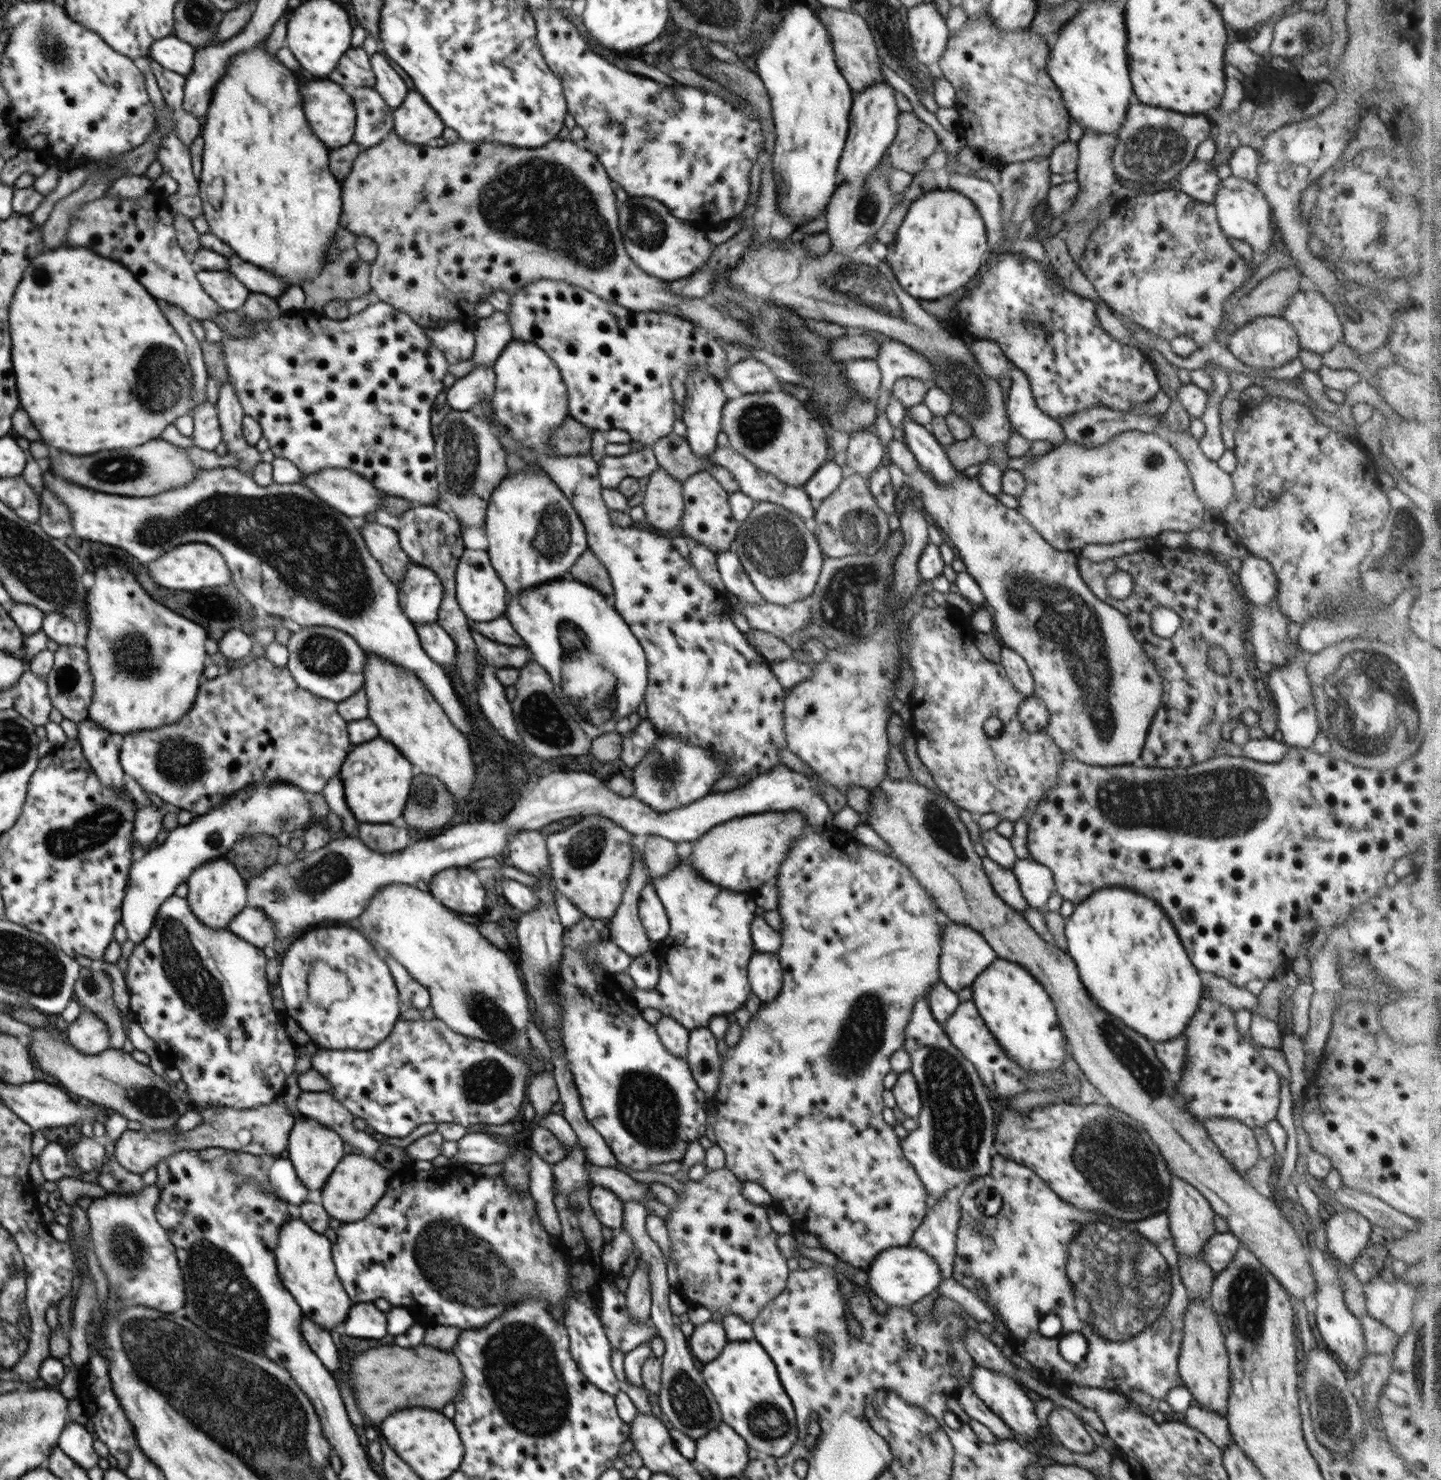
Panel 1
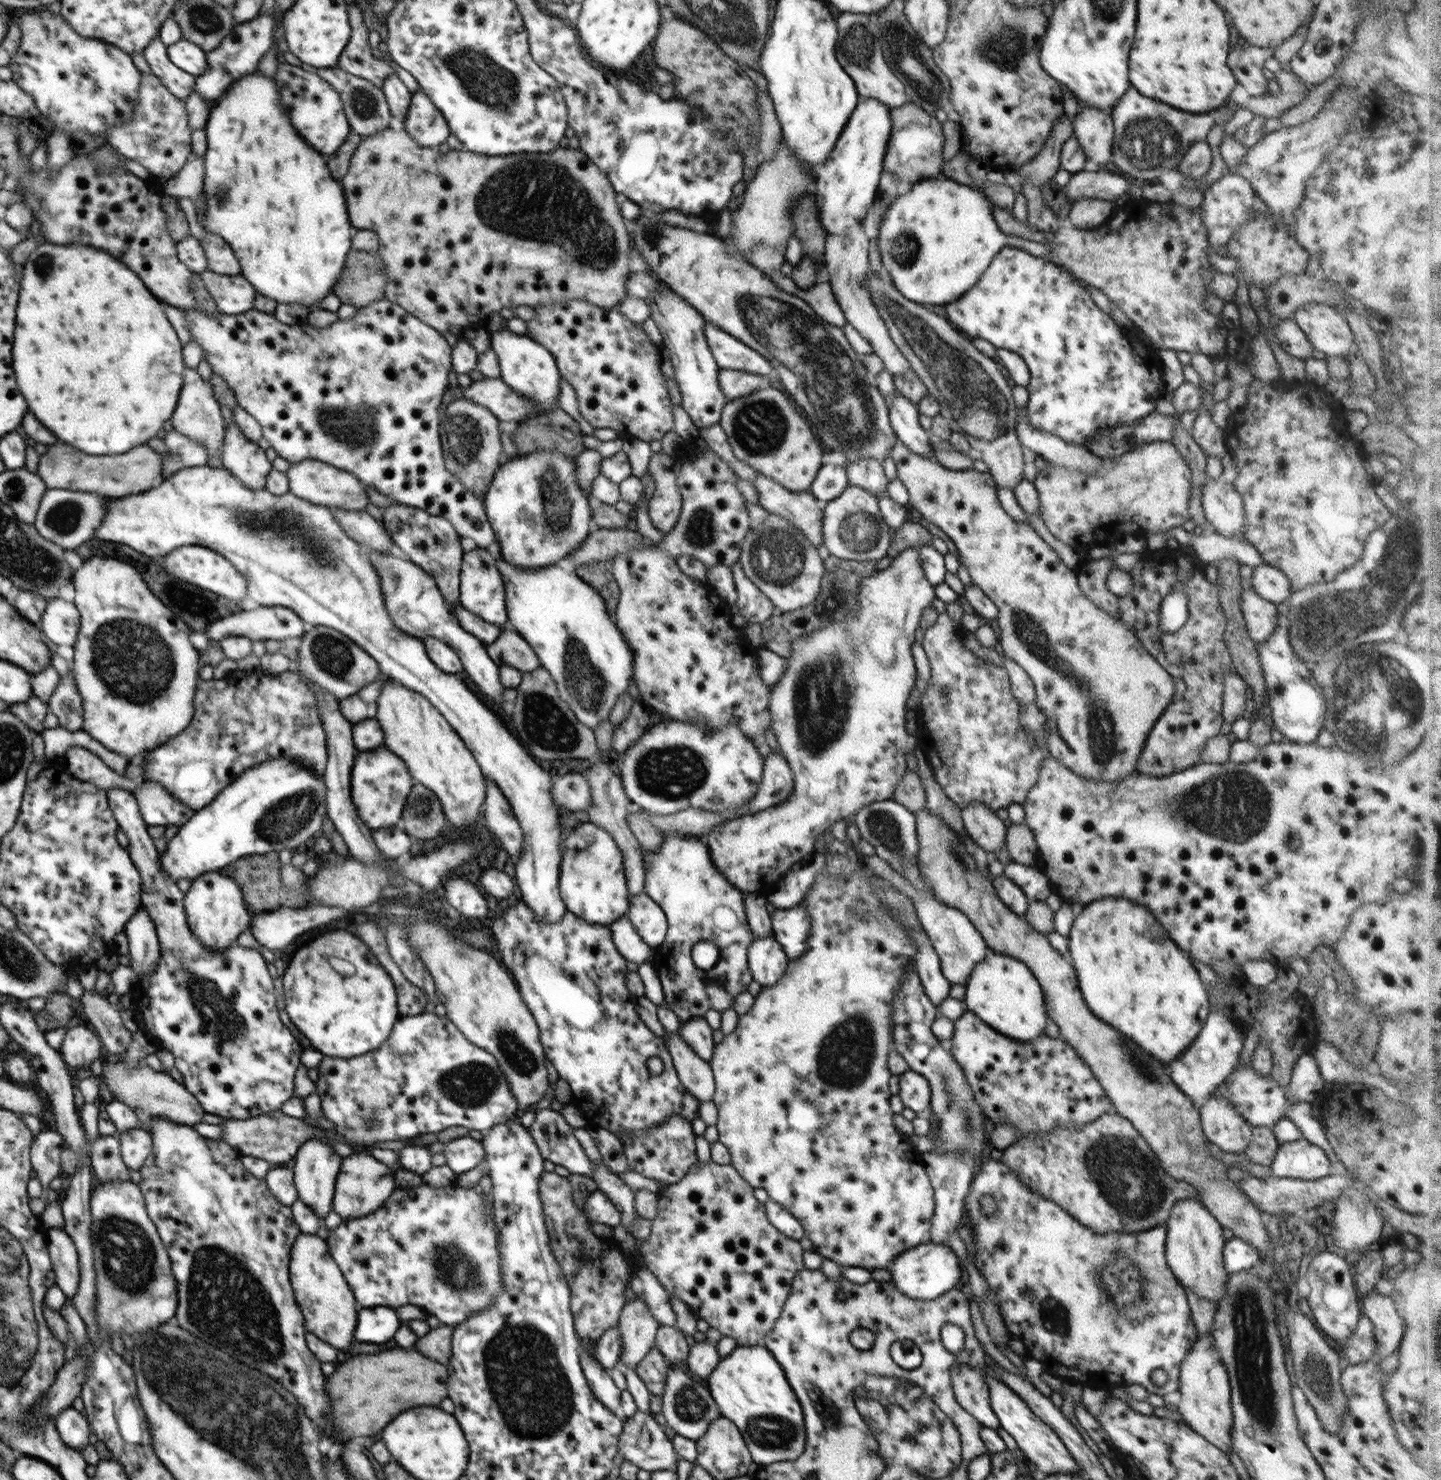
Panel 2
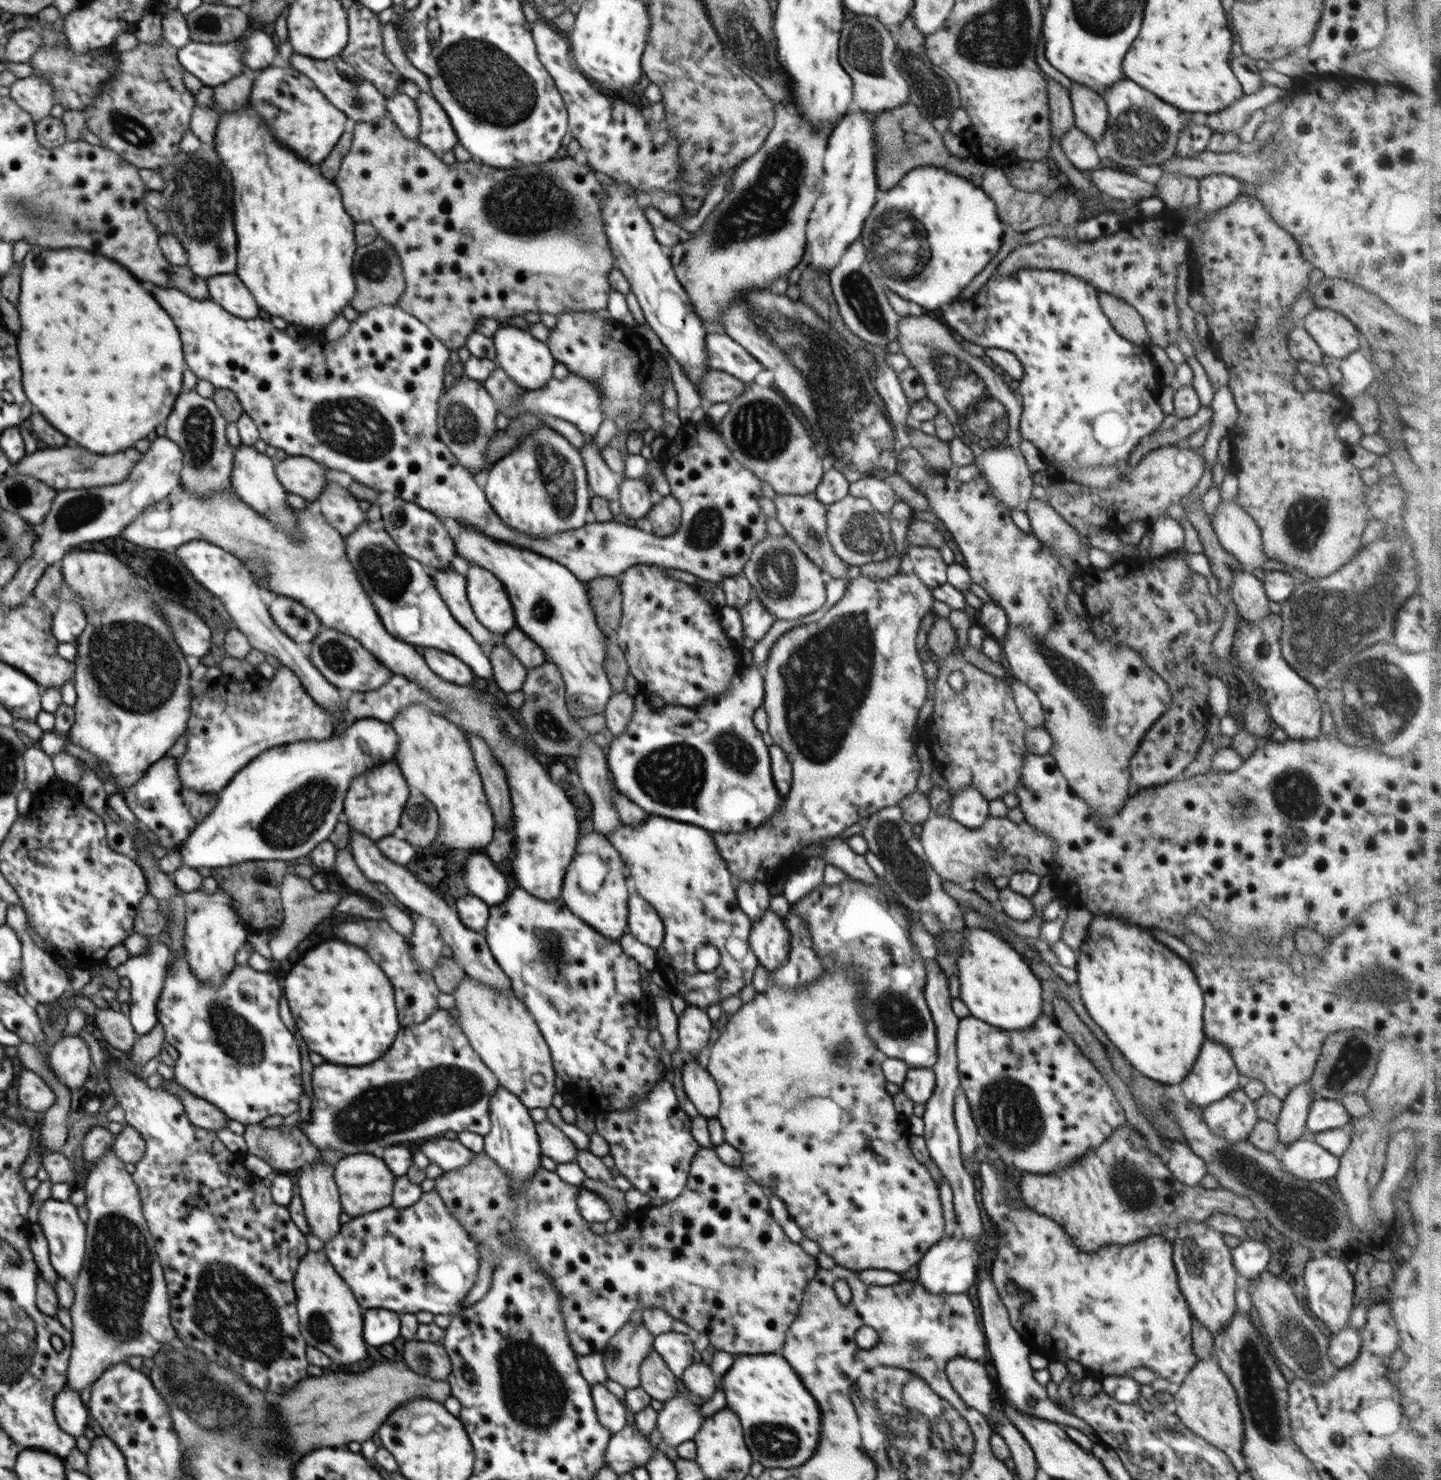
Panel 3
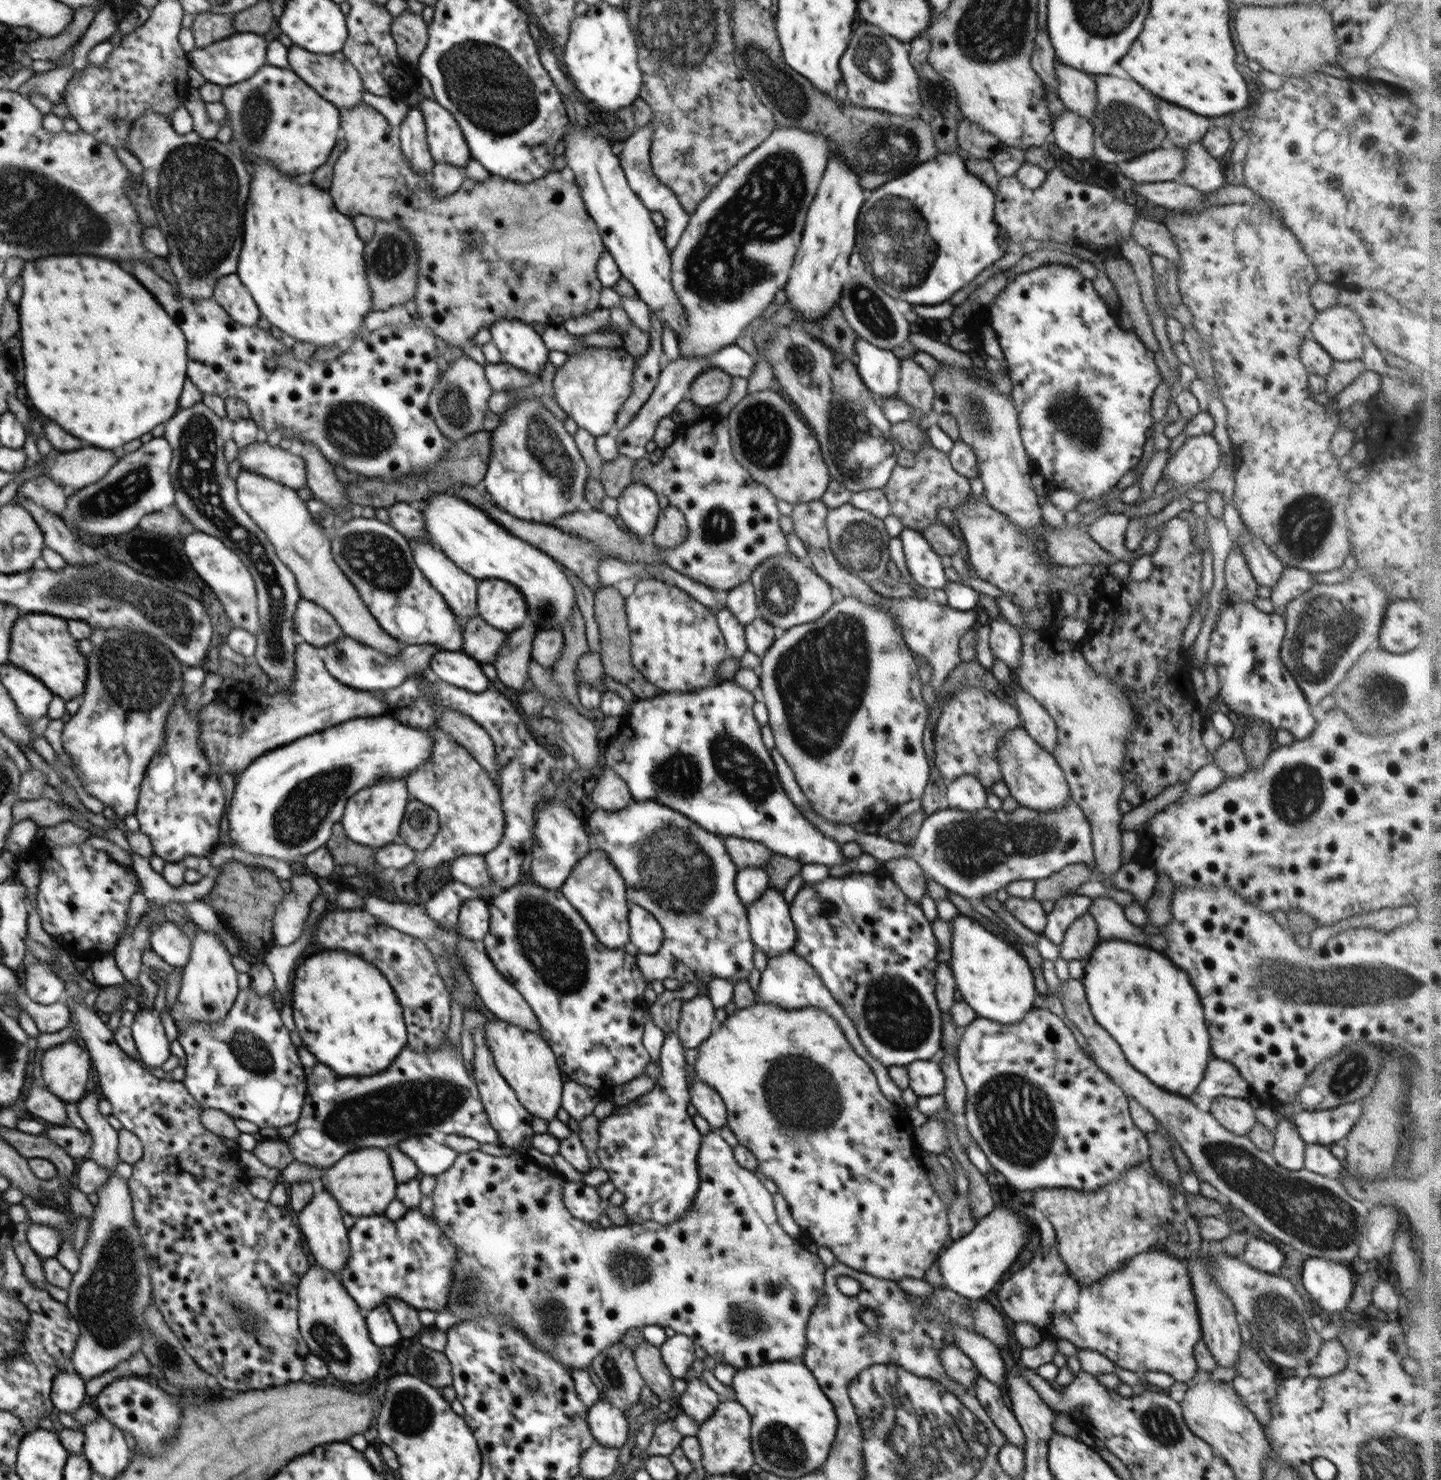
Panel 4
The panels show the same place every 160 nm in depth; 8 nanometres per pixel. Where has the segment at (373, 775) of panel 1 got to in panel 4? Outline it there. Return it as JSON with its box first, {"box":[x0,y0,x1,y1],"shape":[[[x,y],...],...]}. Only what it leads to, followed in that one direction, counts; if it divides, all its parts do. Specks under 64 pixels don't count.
{"box":[341,778,408,848],"shape":[[[404,778],[381,780],[353,794],[345,804],[341,820],[346,836],[358,844],[380,848],[393,843],[408,804],[407,782]]]}

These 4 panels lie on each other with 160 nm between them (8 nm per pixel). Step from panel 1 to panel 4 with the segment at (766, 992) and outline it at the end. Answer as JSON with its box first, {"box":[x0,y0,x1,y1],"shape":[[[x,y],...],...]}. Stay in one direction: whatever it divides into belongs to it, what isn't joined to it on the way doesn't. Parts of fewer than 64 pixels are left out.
{"box":[746,887,796,958],"shape":[[[770,887],[746,906],[750,938],[769,958],[792,952],[796,929],[782,891]]]}

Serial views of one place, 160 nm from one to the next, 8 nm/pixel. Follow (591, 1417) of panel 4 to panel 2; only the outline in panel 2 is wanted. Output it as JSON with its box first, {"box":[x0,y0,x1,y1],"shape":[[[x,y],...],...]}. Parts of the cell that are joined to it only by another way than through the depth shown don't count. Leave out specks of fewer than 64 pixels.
{"box":[580,1340,621,1414],"shape":[[[580,1340],[580,1364],[587,1378],[587,1383],[592,1389],[594,1396],[612,1412],[620,1414],[621,1390],[612,1381],[608,1370],[604,1368],[593,1355],[596,1340]]]}

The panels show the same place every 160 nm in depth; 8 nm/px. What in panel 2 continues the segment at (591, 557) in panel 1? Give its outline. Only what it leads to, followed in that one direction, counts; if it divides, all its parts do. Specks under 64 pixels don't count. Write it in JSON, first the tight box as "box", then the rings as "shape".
{"box":[576,561,621,618],"shape":[[[611,561],[595,562],[595,564],[581,564],[576,572],[584,582],[598,591],[604,599],[609,615],[614,618],[621,590],[613,577]]]}

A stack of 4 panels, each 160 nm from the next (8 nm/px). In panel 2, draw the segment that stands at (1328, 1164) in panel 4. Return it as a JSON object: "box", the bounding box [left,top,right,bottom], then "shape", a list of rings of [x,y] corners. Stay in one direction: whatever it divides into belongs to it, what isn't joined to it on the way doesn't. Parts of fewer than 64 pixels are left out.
{"box":[1270,1139,1331,1182],"shape":[[[1306,1139],[1279,1143],[1270,1166],[1271,1177],[1316,1182],[1331,1174],[1330,1160],[1322,1147]]]}

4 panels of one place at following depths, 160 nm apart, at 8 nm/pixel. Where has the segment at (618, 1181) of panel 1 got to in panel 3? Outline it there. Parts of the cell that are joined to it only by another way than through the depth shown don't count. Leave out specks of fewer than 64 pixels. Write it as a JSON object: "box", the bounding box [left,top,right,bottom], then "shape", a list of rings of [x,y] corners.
{"box":[535,1118,577,1164],"shape":[[[547,1118],[535,1123],[539,1136],[541,1154],[551,1158],[556,1164],[576,1162],[577,1146],[566,1136],[558,1125],[552,1124]]]}

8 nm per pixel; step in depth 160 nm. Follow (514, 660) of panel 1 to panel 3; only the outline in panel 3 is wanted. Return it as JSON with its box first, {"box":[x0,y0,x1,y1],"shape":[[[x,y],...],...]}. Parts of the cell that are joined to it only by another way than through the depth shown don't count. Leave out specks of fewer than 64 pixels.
{"box":[503,626,547,669],"shape":[[[517,626],[504,634],[503,643],[527,669],[543,665],[547,661],[545,650]]]}

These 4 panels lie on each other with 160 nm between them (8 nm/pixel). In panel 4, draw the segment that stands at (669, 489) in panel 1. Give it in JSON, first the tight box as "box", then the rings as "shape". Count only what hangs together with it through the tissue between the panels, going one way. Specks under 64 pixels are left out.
{"box":[648,504,688,548],"shape":[[[669,504],[659,512],[653,533],[648,540],[659,548],[676,548],[688,536],[688,527],[684,514],[674,505]]]}

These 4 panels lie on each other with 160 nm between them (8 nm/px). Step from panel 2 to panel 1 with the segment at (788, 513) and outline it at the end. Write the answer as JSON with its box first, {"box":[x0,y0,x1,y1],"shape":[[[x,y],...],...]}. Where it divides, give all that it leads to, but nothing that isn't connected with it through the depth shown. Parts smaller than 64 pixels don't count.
{"box":[709,446,815,519],"shape":[[[731,446],[716,447],[709,454],[710,462],[716,463],[721,467],[729,470],[729,473],[737,480],[740,486],[740,492],[749,496],[752,500],[762,502],[773,502],[793,512],[800,518],[808,519],[815,516],[815,510],[812,507],[811,498],[806,494],[802,487],[794,487],[786,485],[781,480],[778,480],[773,474],[766,473],[765,470],[760,470],[758,466],[754,466],[749,460],[746,460],[741,454],[738,454]]]}

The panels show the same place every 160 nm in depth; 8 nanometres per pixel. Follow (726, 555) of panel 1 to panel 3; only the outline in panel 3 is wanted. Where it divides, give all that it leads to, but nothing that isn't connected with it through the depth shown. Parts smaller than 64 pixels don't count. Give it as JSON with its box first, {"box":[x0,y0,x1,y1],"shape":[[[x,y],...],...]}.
{"box":[739,595,776,643],"shape":[[[755,595],[751,597],[748,604],[739,609],[739,613],[745,636],[756,643],[766,636],[766,632],[770,630],[776,620]]]}

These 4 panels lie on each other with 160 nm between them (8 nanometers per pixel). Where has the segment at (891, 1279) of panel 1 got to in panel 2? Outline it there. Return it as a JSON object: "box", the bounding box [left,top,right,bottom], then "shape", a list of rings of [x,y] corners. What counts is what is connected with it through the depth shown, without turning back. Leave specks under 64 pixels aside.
{"box":[888,1242,963,1300],"shape":[[[927,1242],[899,1254],[888,1270],[892,1275],[891,1282],[896,1285],[900,1294],[914,1300],[935,1300],[960,1282],[963,1268],[956,1253],[949,1246]]]}

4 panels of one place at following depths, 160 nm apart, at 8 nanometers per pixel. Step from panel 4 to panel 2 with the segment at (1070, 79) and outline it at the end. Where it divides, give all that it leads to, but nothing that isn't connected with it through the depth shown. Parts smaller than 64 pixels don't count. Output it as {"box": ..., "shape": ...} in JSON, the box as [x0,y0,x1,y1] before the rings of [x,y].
{"box":[1073,106,1115,166],"shape":[[[1081,106],[1073,121],[1073,134],[1079,140],[1088,160],[1105,166],[1112,156],[1115,128],[1109,112]]]}

